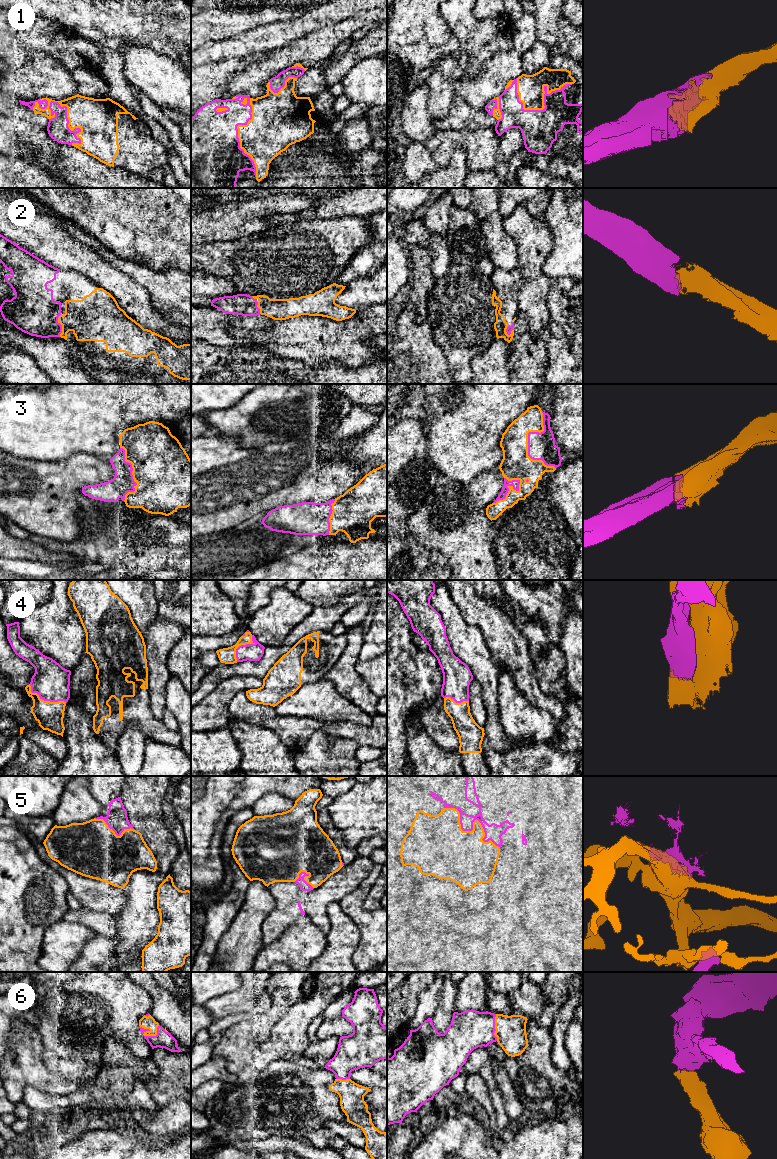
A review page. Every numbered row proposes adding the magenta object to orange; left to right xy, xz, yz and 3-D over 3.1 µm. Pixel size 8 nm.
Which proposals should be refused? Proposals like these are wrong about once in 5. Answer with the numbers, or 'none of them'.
5

